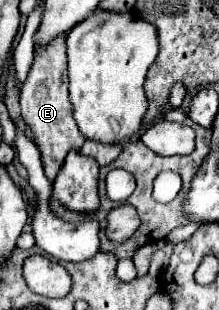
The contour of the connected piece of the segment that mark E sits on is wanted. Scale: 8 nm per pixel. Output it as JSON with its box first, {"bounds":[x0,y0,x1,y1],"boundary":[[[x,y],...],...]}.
{"bounds":[20,35,86,181],"boundary":[[[60,35],[48,47],[38,49],[34,53],[32,69],[20,91],[22,119],[32,133],[32,141],[40,151],[42,167],[50,181],[56,179],[68,151],[72,147],[82,147],[82,143],[86,141],[84,135],[80,135],[80,129],[76,127],[76,121],[72,117],[72,105],[68,101],[68,73],[64,71],[64,67],[66,67],[64,39],[66,39],[66,35]]]}

